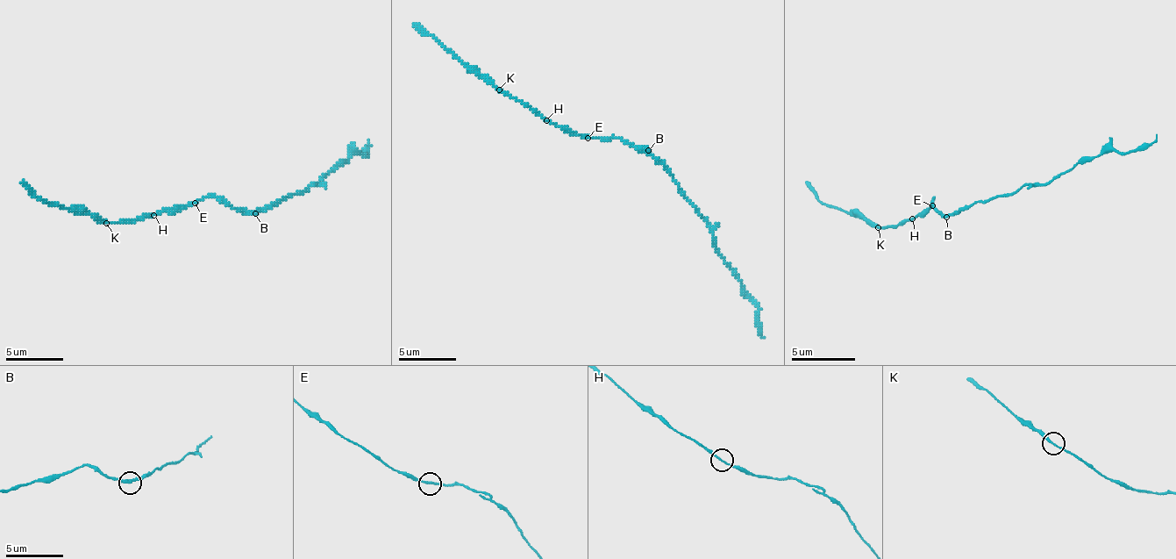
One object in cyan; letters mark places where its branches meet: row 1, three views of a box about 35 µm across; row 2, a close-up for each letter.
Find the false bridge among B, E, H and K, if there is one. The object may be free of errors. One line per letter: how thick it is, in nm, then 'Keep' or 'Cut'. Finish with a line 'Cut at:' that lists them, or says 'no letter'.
B: Thickness 200 nm. Cut
E: Thickness 190 nm. Keep
H: Thickness 150 nm. Keep
K: Thickness 220 nm. Keep
Cut at: B

